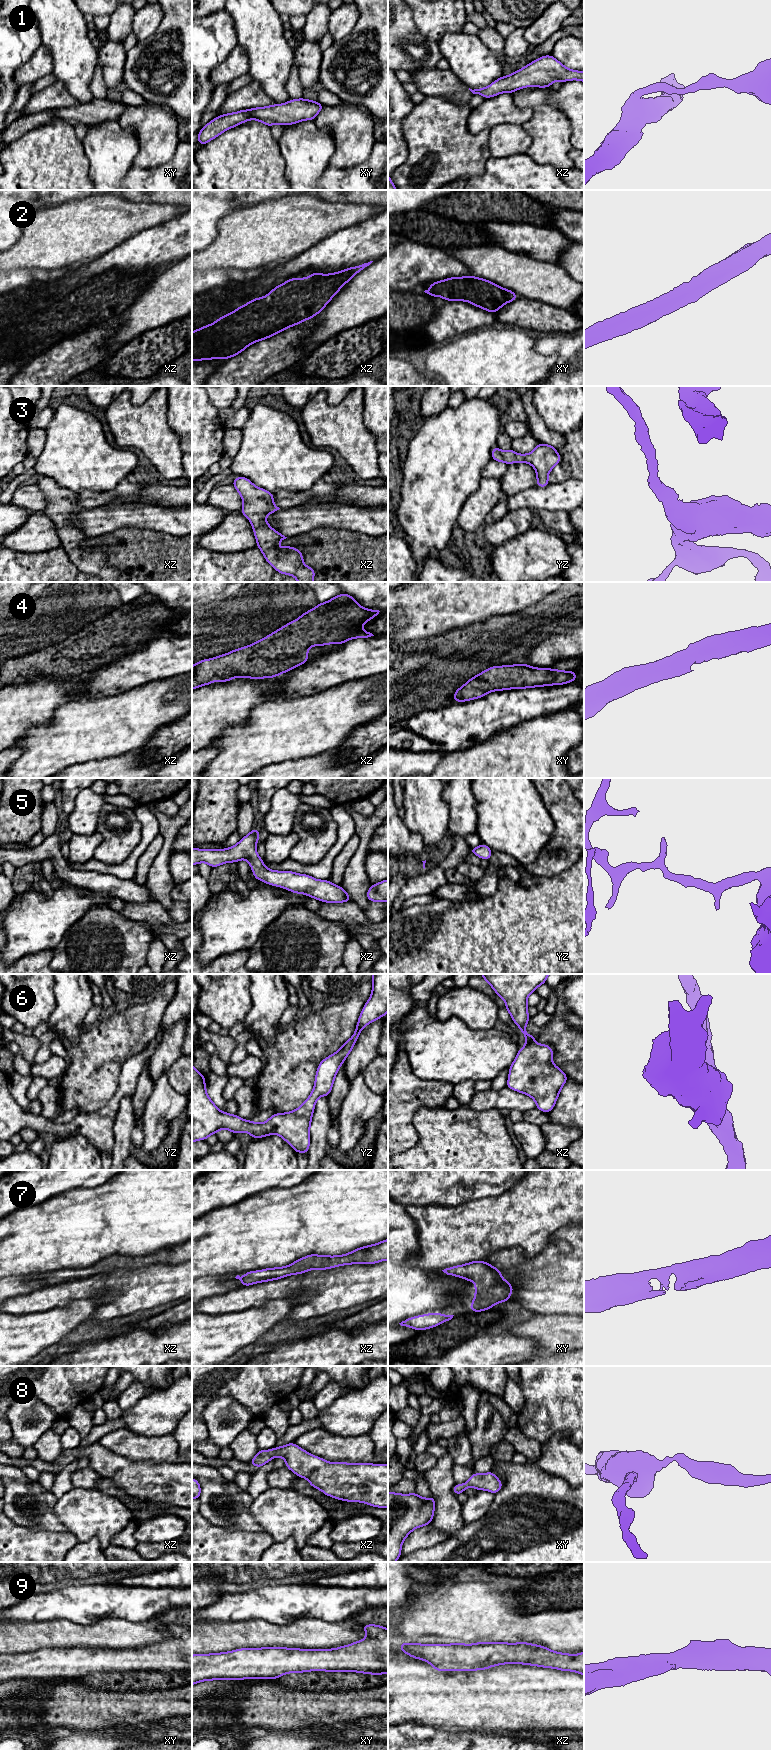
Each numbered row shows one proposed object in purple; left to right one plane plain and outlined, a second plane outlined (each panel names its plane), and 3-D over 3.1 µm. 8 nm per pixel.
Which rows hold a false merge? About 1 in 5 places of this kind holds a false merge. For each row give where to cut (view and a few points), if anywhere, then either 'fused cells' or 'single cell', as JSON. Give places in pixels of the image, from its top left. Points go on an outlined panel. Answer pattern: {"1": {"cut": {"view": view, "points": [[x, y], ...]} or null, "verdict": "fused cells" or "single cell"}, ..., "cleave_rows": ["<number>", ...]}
{"1": {"cut": null, "verdict": "single cell"}, "2": {"cut": null, "verdict": "single cell"}, "3": {"cut": null, "verdict": "single cell"}, "4": {"cut": null, "verdict": "single cell"}, "5": {"cut": null, "verdict": "single cell"}, "6": {"cut": null, "verdict": "single cell"}, "7": {"cut": null, "verdict": "single cell"}, "8": {"cut": null, "verdict": "single cell"}, "9": {"cut": null, "verdict": "single cell"}, "cleave_rows": []}

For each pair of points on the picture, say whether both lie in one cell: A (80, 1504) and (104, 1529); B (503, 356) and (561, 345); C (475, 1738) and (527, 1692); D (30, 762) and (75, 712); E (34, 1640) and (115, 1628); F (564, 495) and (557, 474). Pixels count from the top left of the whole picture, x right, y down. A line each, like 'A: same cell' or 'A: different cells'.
A: same cell
B: different cells
C: different cells
D: same cell
E: same cell
F: different cells

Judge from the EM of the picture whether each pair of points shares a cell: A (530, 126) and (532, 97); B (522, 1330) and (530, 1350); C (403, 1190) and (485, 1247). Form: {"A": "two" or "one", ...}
{"A": "one", "B": "two", "C": "two"}

